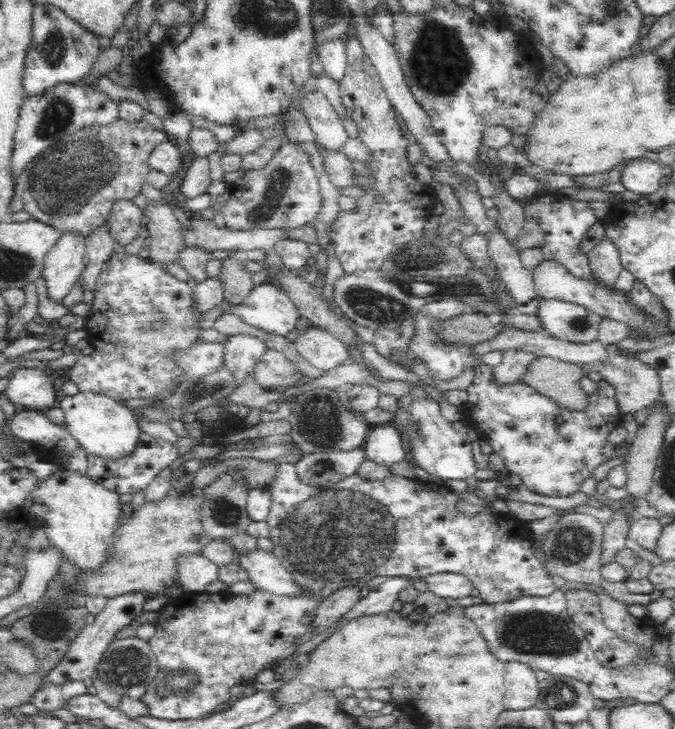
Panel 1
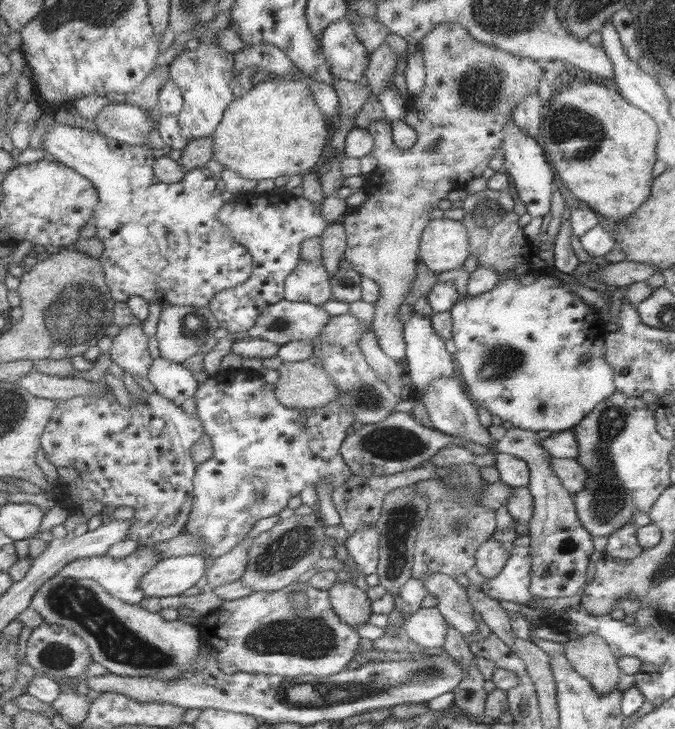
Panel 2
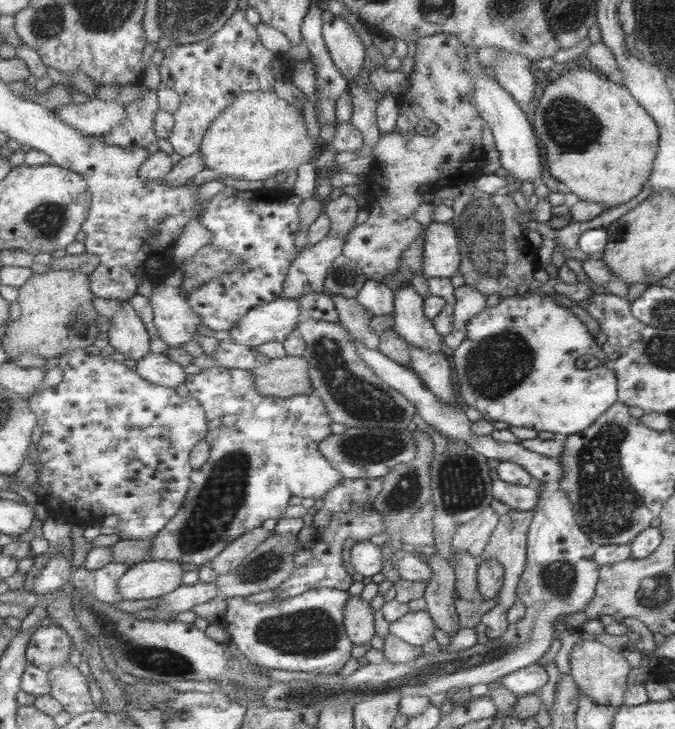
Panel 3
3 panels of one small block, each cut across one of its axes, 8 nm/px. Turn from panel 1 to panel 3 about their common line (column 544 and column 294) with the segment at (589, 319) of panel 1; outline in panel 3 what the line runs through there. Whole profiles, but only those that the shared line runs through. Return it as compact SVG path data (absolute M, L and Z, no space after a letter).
M281 296L273 302L252 308L229 332L235 342L245 346L258 347L269 342L284 343L299 327L303 313L299 299Z

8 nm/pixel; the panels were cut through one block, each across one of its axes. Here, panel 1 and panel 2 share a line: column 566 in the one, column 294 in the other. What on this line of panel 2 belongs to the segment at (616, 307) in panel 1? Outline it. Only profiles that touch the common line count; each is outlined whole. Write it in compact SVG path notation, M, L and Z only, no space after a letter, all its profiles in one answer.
M321 260L312 263L301 261L300 266L286 280L287 300L312 302L323 307L333 297L332 280Z

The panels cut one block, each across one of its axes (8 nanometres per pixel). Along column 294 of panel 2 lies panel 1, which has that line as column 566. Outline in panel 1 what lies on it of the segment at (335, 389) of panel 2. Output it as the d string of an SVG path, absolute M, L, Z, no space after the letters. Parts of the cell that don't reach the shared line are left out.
M537 356L520 379L558 406L574 410L583 409L588 397L580 387L582 376L584 370L580 365Z

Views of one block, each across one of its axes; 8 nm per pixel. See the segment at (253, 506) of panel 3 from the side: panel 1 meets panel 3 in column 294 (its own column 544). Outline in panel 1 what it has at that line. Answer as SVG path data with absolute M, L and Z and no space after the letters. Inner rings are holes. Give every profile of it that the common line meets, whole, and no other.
M478 364L474 369L473 381L466 389L468 400L458 407L461 420L471 429L478 428L483 434L482 438L488 439L488 442L492 444L492 452L504 460L504 466L509 474L520 476L522 486L527 486L530 492L542 494L542 496L562 496L562 498L572 496L580 490L580 484L592 476L596 466L612 458L628 456L630 446L623 446L623 443L613 445L607 439L609 432L620 424L622 416L614 389L607 382L601 381L598 391L587 397L583 409L570 410L558 406L553 400L542 396L541 392L522 381L500 383L496 379L494 368L487 364ZM558 418L562 418L564 422L556 424Z

